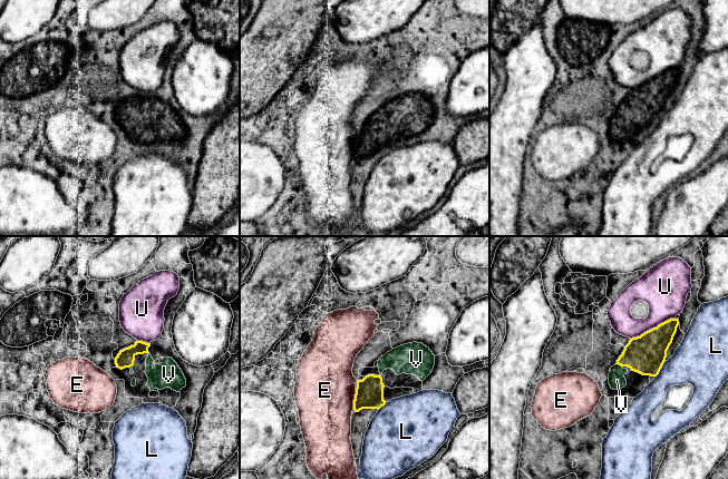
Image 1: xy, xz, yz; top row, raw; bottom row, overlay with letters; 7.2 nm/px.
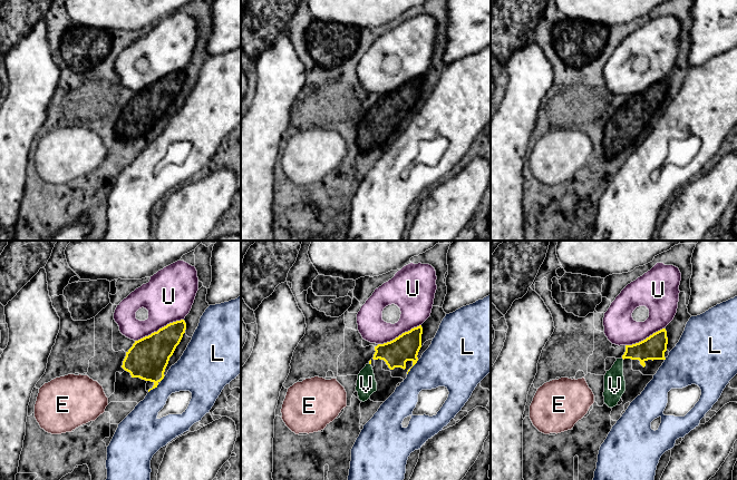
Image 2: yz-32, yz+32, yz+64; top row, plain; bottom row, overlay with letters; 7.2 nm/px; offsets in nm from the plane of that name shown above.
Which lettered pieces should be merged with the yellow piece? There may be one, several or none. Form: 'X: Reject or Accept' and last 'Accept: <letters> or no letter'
E: Reject
L: Reject
U: Reject
V: Accept
Accept: V

